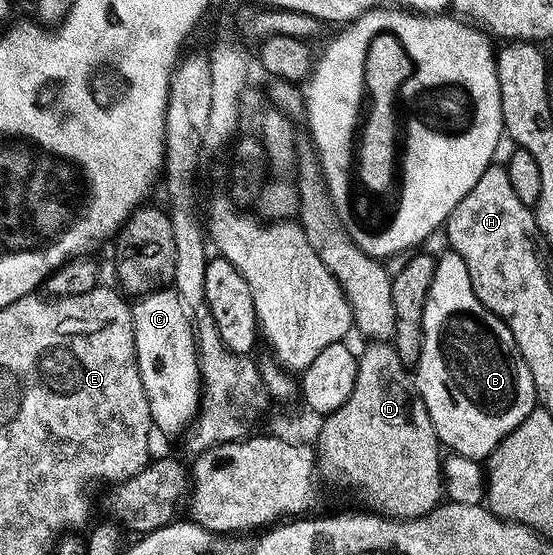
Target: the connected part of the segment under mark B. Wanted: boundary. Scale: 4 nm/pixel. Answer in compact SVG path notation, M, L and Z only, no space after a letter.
M452 249L446 250L446 255L438 254L436 256L434 276L431 278L430 291L427 293L422 321L422 355L415 366L415 390L420 395L423 405L427 405L427 413L431 413L431 425L435 425L437 442L452 454L478 461L488 460L489 454L499 445L499 441L503 441L503 437L507 437L507 433L516 429L523 421L523 417L527 417L527 413L533 411L537 403L537 390L533 384L531 369L527 369L527 361L523 361L523 357L515 345L515 337L511 337L511 329L507 329L505 322L491 309L487 309L483 305L483 301L479 301L479 297L475 297L475 289L471 289L471 273L467 273L467 265L463 265L463 257L459 257L459 253L455 253Z

